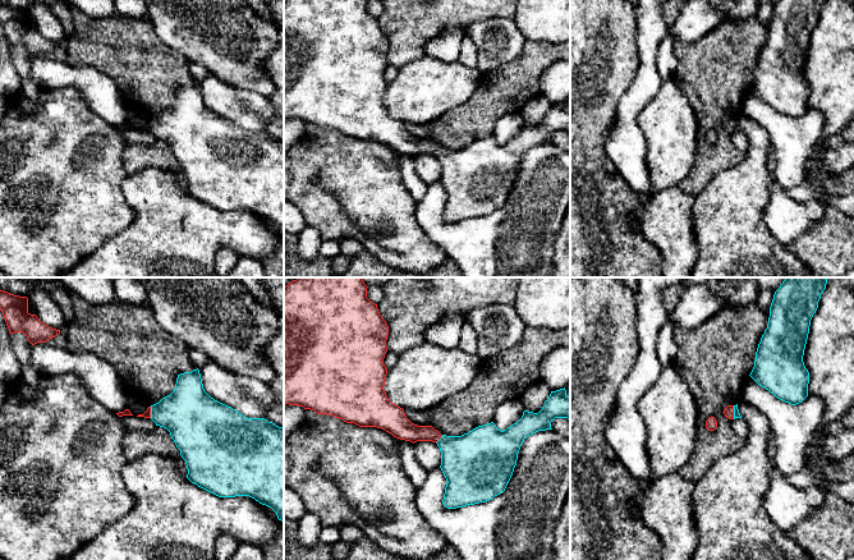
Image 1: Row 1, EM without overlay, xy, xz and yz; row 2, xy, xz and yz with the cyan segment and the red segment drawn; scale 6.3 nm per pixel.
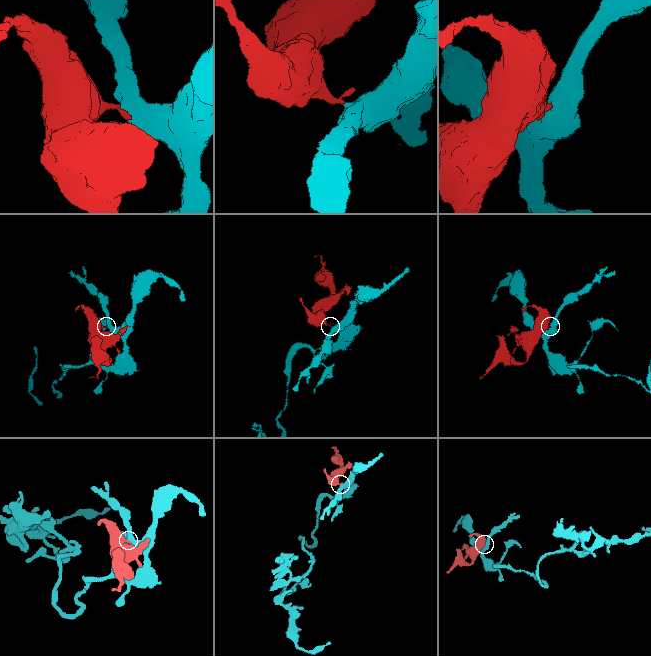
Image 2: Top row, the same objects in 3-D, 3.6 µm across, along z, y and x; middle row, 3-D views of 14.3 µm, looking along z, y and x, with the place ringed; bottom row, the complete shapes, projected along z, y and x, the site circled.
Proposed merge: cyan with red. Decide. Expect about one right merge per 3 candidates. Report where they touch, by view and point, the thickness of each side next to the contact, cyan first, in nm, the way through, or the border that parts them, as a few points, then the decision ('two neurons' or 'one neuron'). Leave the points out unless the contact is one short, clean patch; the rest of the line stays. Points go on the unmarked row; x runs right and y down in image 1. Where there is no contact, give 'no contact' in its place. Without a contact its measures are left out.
meets cyan in xz at (440, 152); 380 nm thick on the cyan side, 140 nm on the other; runs through xz (471, 177), (440, 152), (403, 142); one neuron

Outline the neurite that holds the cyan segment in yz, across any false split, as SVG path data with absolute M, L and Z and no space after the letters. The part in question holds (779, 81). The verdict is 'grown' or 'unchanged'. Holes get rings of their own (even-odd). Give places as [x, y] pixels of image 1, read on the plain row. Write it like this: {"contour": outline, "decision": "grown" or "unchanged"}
{"contour": "M780 0L767 42L756 65L750 91L777 113L796 119L808 110L809 86L803 69L811 33L826 0Z", "decision": "unchanged"}

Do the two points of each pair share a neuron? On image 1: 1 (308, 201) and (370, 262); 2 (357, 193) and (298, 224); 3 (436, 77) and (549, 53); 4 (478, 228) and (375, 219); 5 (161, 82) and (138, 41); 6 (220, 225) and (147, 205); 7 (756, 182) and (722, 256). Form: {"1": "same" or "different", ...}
{"1": "different", "2": "different", "3": "different", "4": "different", "5": "same", "6": "same", "7": "same"}

